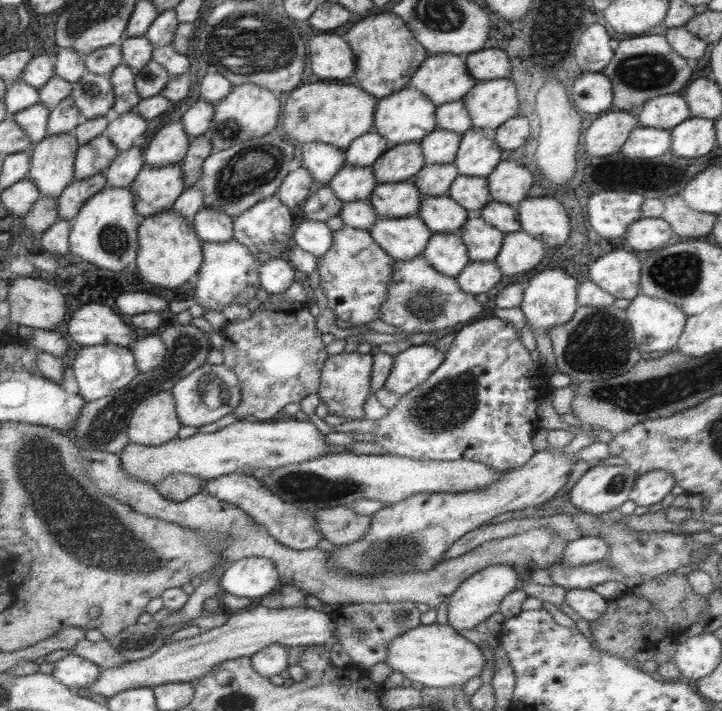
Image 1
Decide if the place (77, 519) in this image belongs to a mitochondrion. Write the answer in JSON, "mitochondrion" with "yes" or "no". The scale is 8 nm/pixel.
{"mitochondrion":"yes"}

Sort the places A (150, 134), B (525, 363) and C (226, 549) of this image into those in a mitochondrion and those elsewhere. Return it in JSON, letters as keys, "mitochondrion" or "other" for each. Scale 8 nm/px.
{"A":"other","B":"other","C":"other"}

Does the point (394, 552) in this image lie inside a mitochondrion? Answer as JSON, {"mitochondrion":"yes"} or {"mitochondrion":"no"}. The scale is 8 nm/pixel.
{"mitochondrion":"yes"}

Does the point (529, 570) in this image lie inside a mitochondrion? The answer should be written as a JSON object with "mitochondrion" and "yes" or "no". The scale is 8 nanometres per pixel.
{"mitochondrion":"no"}

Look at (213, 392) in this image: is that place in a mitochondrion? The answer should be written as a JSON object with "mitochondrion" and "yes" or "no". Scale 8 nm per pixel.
{"mitochondrion":"yes"}

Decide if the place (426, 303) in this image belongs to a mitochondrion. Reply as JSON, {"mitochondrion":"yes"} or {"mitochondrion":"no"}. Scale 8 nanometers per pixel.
{"mitochondrion":"yes"}

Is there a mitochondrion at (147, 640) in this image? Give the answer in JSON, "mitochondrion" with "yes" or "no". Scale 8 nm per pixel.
{"mitochondrion":"yes"}

